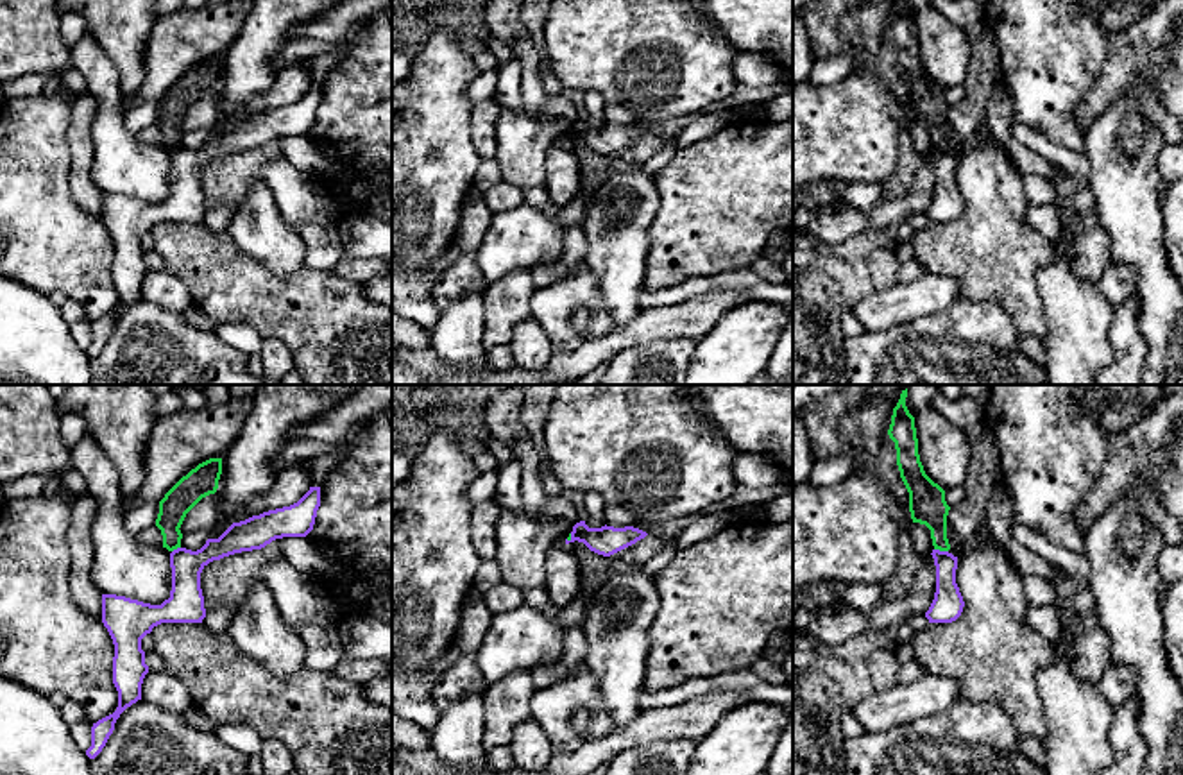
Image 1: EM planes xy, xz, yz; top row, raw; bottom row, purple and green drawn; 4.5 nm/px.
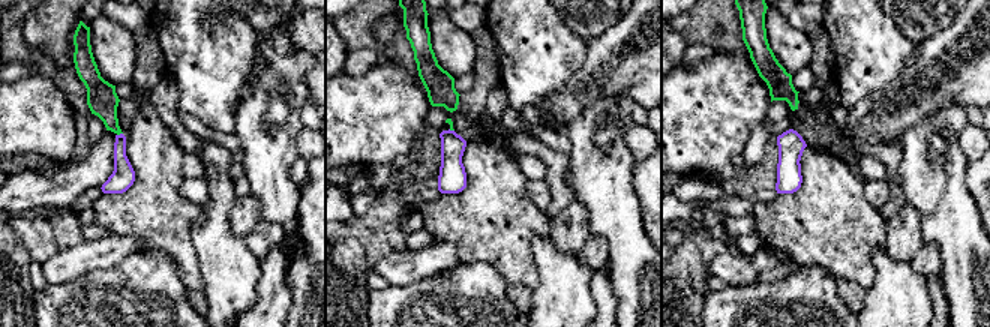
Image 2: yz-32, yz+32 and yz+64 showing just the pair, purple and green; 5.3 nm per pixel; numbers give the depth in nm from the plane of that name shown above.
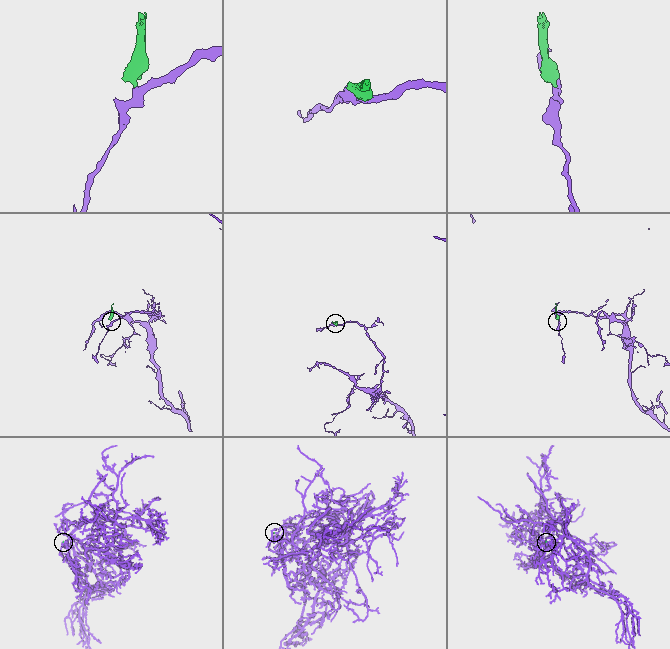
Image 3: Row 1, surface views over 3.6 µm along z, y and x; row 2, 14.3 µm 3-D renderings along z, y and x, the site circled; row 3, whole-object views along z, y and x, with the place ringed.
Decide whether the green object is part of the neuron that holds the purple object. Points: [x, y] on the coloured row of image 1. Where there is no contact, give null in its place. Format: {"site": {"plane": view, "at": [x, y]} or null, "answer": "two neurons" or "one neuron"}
{"site": {"plane": "yz", "at": [942, 552]}, "answer": "two neurons"}

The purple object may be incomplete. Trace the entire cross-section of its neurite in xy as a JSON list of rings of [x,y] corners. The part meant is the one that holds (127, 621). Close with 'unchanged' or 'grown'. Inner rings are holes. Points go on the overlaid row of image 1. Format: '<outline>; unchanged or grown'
[[[310,487],[297,503],[233,523],[218,539],[208,539],[197,551],[174,549],[170,553],[172,591],[161,605],[102,594],[102,623],[115,644],[113,684],[118,691],[118,707],[93,723],[91,746],[86,750],[89,759],[102,752],[120,714],[141,700],[141,684],[149,673],[141,639],[161,623],[202,623],[206,617],[202,569],[213,560],[261,549],[276,539],[306,537],[313,530],[319,507],[320,487]]]; unchanged

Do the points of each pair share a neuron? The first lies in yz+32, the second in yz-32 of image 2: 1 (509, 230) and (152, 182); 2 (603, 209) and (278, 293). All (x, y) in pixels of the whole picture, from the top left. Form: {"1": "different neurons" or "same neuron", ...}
{"1": "same neuron", "2": "different neurons"}

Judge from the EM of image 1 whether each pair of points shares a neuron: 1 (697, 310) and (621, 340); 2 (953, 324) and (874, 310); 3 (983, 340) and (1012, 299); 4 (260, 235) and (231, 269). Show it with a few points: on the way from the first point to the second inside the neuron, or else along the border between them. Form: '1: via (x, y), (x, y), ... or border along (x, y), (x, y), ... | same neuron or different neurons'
1: via (679, 319), (652, 323), (639, 330) | same neuron
2: border along (956, 298), (936, 312), (879, 332) | different neurons
3: border along (963, 298), (994, 299), (1021, 332) | different neurons
4: border along (226, 231), (238, 247), (280, 276) | different neurons

